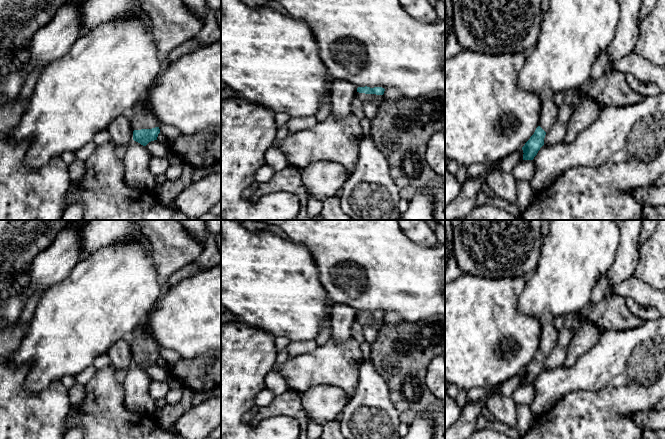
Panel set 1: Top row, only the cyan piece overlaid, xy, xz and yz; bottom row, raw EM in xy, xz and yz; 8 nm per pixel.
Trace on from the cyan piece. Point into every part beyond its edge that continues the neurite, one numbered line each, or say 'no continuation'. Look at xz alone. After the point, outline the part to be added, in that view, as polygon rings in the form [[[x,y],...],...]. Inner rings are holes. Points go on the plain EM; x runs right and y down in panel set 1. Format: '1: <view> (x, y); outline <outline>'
1: xz (378, 323); outline [[[357,316],[356,321],[361,325],[374,325],[378,330],[385,325],[383,319],[376,319],[376,318],[365,318]]]

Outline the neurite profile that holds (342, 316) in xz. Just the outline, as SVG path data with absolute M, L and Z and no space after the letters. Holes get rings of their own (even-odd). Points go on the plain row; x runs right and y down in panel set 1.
M334 304L331 309L331 337L336 342L351 339L351 325L357 318L357 310L346 304Z

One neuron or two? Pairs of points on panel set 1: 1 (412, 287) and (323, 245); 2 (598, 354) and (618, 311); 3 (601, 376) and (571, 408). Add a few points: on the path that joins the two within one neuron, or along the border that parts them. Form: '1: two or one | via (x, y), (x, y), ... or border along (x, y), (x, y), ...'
1: one | via (390, 273), (371, 265), (351, 245), (345, 245)
2: two | border along (633, 328), (605, 330)
3: two | border along (610, 386), (598, 390), (572, 390), (564, 396)

